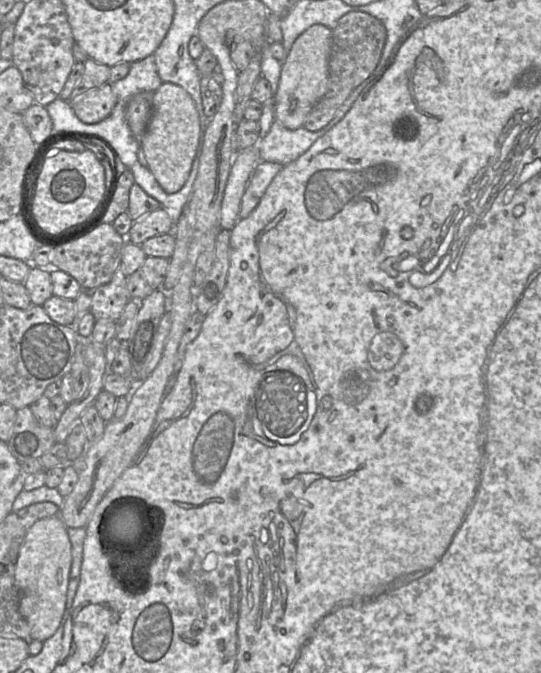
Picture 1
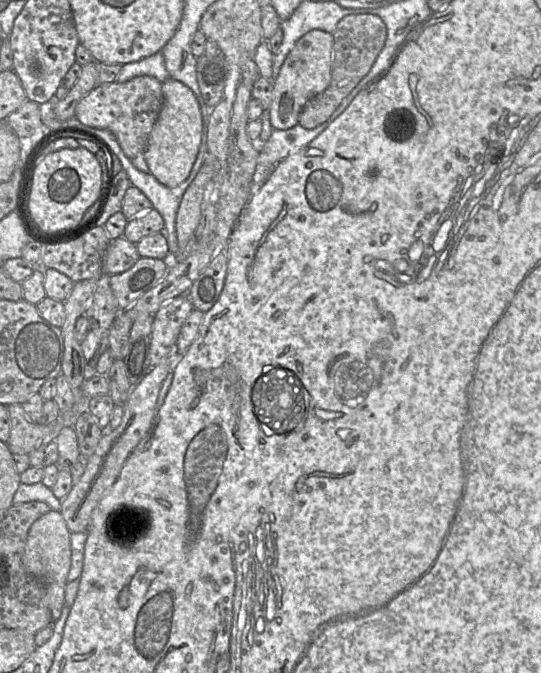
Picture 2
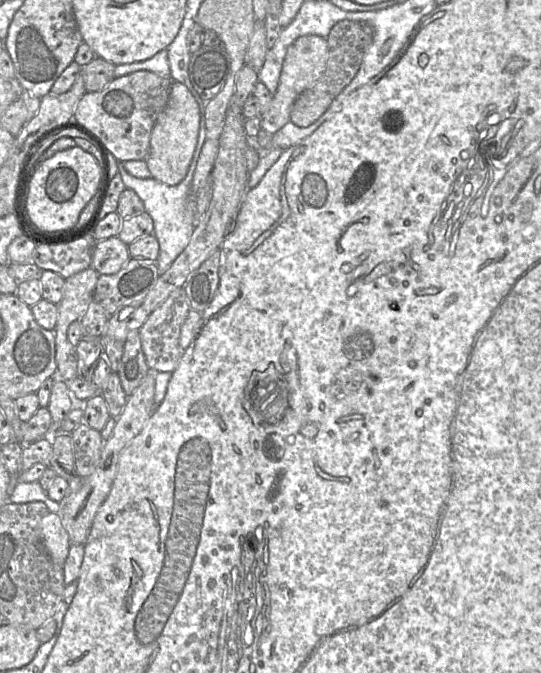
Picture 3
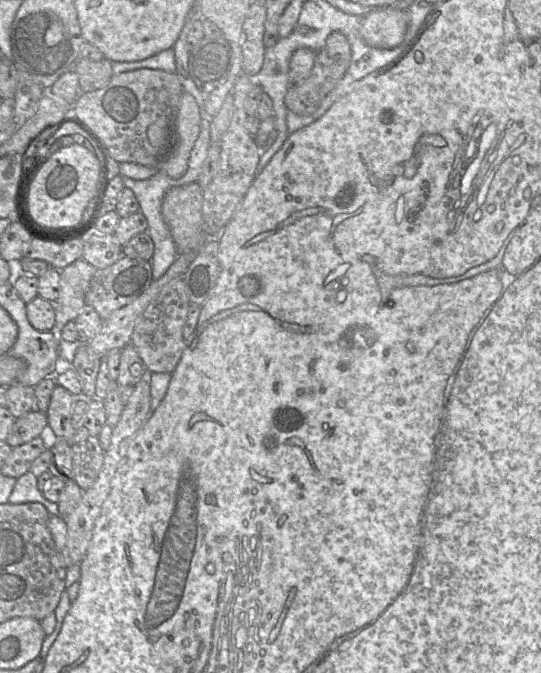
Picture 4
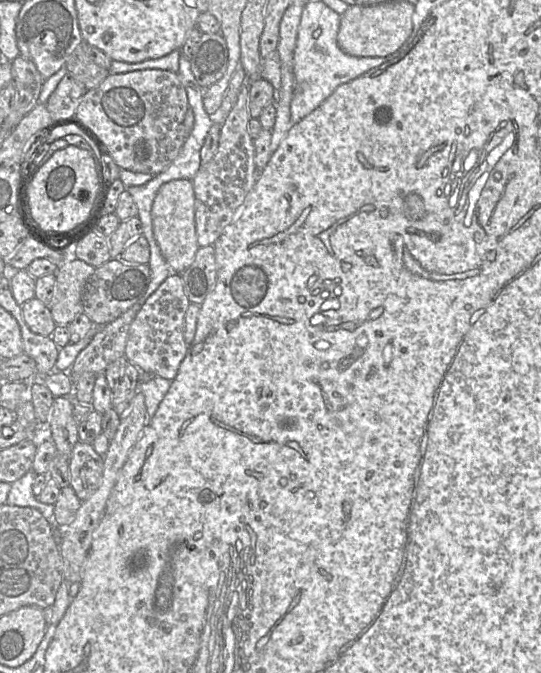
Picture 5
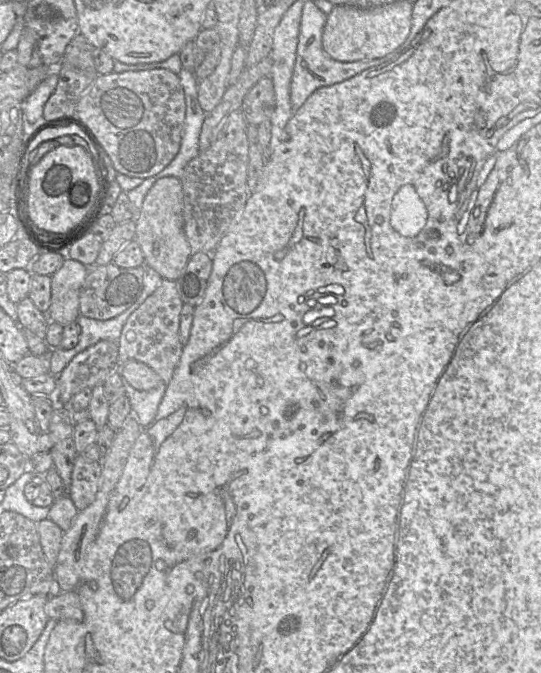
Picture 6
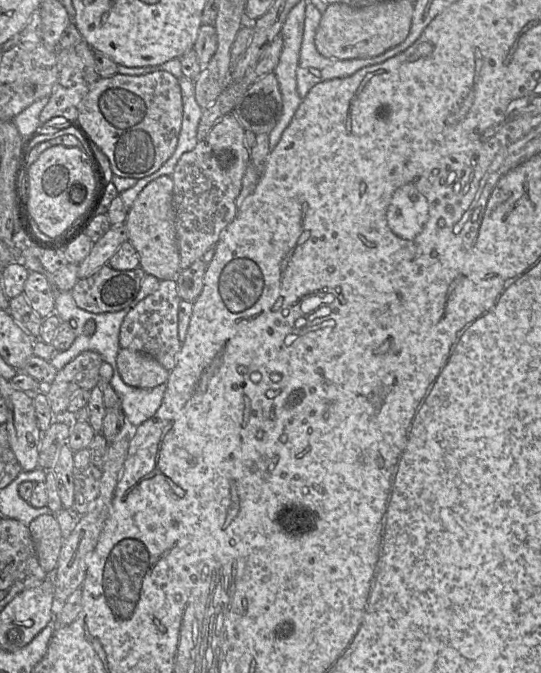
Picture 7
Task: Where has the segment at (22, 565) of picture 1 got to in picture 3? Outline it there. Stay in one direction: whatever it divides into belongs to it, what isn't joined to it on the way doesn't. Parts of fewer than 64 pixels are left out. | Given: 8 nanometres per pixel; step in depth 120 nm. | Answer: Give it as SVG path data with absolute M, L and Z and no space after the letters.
M49 512L41 520L41 532L45 548L53 562L64 566L69 553L69 535L59 513Z

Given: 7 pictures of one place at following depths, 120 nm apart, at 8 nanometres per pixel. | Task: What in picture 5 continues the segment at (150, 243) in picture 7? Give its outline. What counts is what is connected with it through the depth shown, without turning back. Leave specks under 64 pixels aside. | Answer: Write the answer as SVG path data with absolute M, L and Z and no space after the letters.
M175 179L163 184L151 209L154 237L171 273L182 274L194 261L199 244L195 225L195 194L192 180Z

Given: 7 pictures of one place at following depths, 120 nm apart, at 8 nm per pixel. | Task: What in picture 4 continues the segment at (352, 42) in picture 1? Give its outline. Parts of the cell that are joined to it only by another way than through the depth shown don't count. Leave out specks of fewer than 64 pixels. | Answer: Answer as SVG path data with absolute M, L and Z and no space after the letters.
M339 31L332 32L327 37L324 47L317 53L310 75L300 83L291 84L289 87L285 96L287 109L300 116L313 114L324 98L343 79L350 67L351 58L350 44L345 35Z

